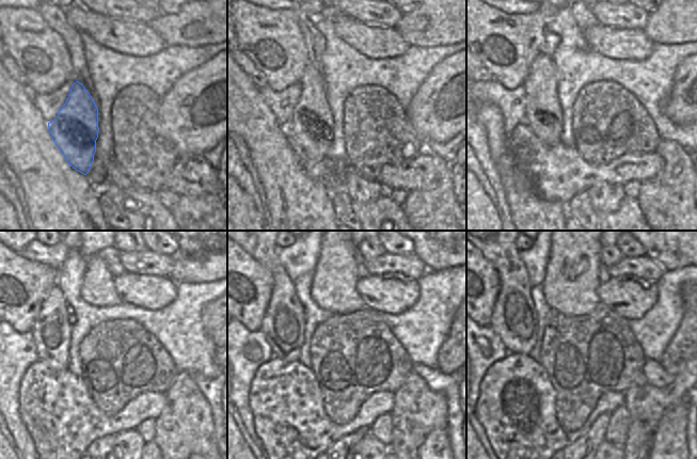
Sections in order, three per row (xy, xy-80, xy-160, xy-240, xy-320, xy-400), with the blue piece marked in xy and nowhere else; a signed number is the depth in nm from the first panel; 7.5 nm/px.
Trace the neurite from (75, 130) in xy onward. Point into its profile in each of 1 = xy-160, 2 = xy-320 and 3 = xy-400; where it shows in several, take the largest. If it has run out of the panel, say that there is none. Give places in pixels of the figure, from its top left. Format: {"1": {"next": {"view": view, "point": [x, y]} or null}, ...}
{"1": {"next": {"view": "xy-160", "point": [543, 115]}}, "2": {"next": {"view": "xy-320", "point": [283, 325]}}, "3": {"next": {"view": "xy-400", "point": [515, 319]}}}

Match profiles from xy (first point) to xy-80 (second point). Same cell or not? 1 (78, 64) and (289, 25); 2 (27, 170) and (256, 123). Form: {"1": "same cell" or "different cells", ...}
{"1": "different cells", "2": "same cell"}

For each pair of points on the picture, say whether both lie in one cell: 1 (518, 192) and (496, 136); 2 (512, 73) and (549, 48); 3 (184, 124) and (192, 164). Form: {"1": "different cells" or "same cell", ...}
{"1": "same cell", "2": "different cells", "3": "different cells"}

